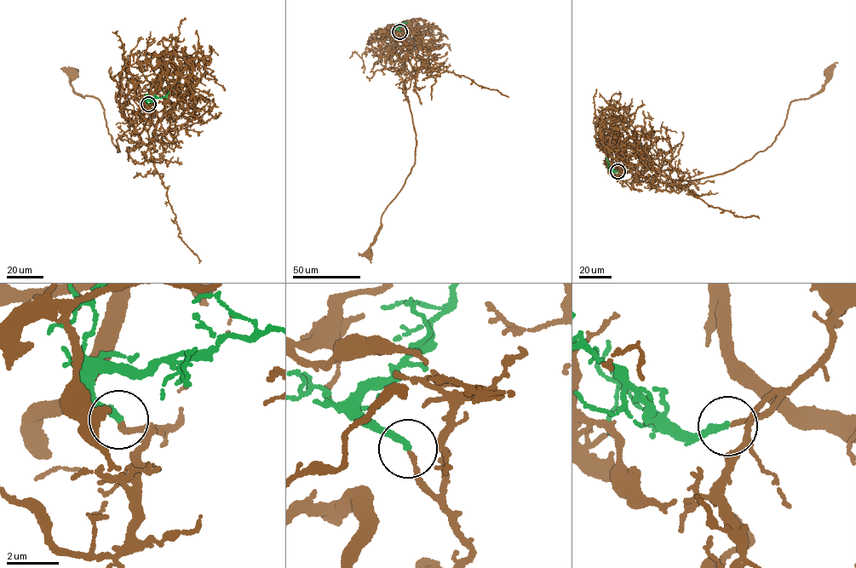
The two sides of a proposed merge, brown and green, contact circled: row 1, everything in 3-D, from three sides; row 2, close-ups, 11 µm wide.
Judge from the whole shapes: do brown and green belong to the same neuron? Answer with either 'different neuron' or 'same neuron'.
same neuron

